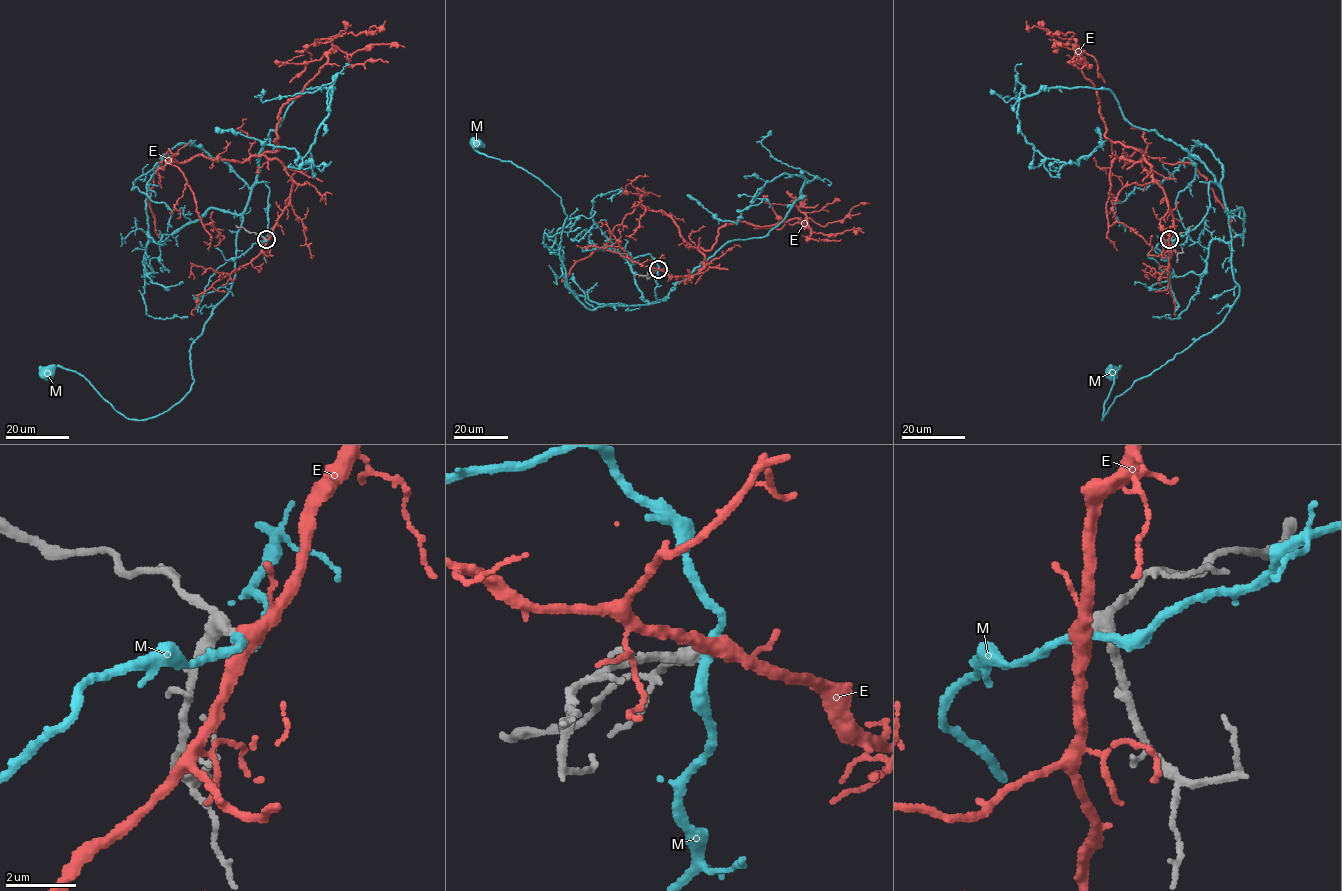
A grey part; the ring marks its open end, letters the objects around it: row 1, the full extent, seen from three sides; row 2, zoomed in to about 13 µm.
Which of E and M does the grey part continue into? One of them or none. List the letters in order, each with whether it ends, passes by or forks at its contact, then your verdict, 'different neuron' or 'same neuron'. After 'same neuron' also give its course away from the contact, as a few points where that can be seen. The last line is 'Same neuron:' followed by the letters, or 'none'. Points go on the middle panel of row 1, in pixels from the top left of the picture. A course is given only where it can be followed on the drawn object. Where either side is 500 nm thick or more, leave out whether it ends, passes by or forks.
E: it passes by | same neuron | via (658, 269), (696, 274), (705, 257), (698, 249), (711, 249), (725, 224), (808, 218), (822, 226), (870, 203)
M: it passes by | different neuron
Same neuron: E

